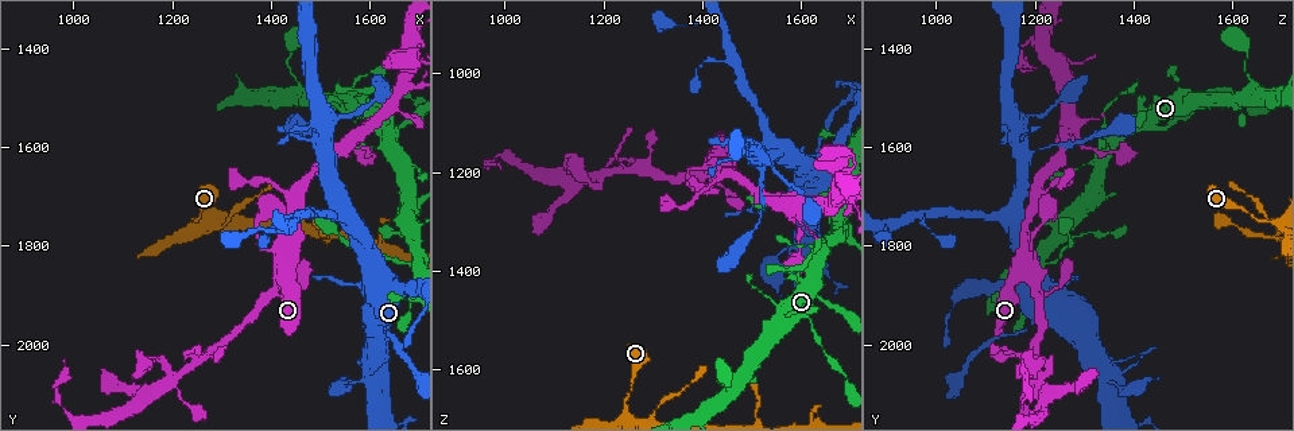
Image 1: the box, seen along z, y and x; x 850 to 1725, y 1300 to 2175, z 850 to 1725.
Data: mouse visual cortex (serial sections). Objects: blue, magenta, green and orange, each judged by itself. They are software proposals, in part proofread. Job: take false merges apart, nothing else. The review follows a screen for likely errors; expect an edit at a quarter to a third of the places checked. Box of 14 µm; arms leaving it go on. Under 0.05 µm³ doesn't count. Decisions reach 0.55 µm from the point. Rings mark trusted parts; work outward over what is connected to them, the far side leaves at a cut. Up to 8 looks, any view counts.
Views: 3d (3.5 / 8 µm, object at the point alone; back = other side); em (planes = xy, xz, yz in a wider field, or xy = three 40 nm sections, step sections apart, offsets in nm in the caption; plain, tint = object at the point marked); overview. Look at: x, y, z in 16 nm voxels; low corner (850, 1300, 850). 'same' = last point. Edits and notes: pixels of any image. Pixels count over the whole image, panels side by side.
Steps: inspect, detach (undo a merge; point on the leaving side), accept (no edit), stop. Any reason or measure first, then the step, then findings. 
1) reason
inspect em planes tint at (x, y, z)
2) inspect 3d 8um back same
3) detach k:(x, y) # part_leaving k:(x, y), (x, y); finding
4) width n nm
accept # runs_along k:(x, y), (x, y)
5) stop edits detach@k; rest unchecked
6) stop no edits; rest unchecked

calibre changes
inspect 3d 3.5um at (1520, 1615, 1195)

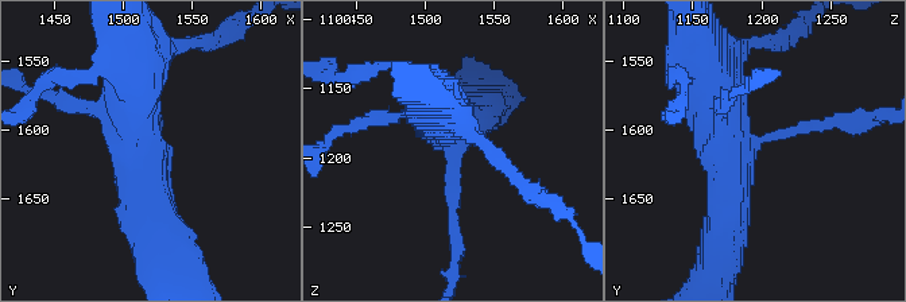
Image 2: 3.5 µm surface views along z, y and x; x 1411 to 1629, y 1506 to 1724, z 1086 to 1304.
inspect em xy step 1 tint at (1520, 1612, 1194)

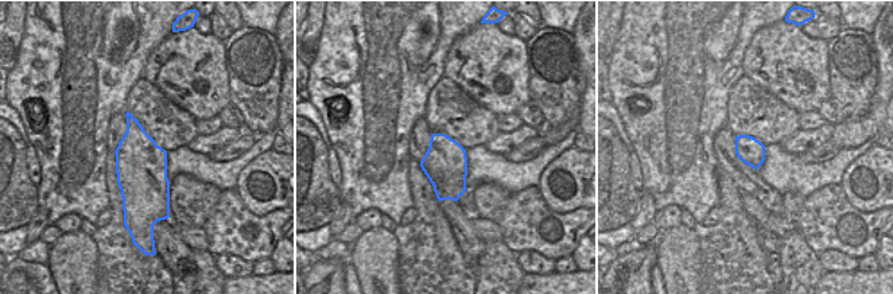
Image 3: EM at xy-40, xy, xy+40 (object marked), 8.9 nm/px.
accept # runs_along 2:(155, 244), (131, 66); continuous, no second cell

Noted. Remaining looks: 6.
inspect 3d 8um at (1470, 1730, 980)

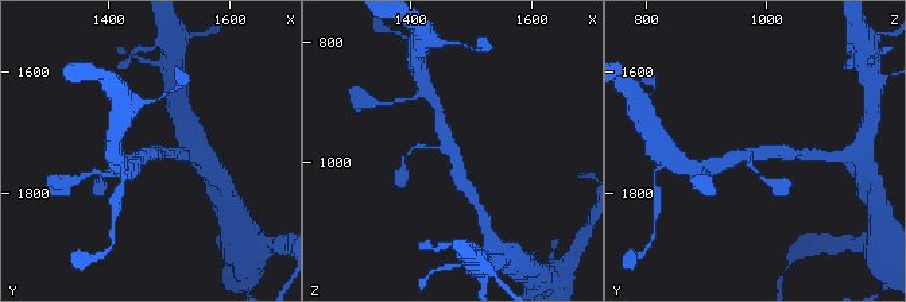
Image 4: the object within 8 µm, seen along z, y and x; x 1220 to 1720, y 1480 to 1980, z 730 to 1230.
arms 3; arm_widths 150, 350, 350 nm; shape alone is not enough
inspect em planes tint at (1470, 1735, 980)

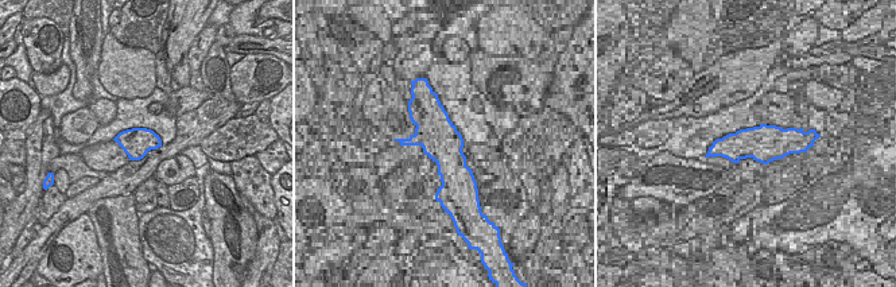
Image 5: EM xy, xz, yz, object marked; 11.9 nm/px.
width 360 nm
accept # runs_along 4:(463, 185), (440, 115); one cell here

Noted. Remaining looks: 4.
three arms meet
inspect 3d 3.5um at (1640, 1570, 1355)

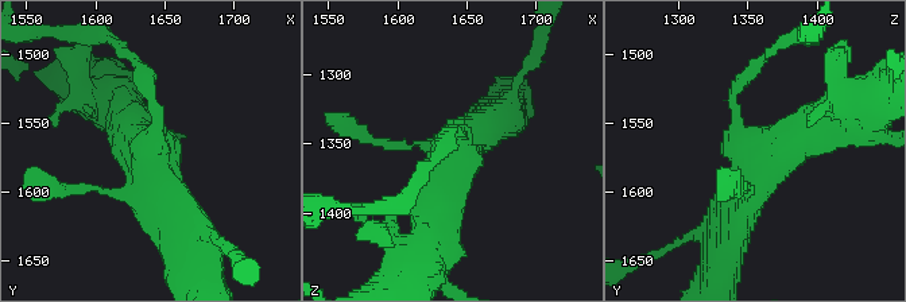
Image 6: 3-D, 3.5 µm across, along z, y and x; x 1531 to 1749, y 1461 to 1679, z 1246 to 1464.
accept # runs_along 6:(843, 124), (777, 148), (728, 235); continuous, no second cell

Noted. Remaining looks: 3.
stop no edits; rest unchecked

